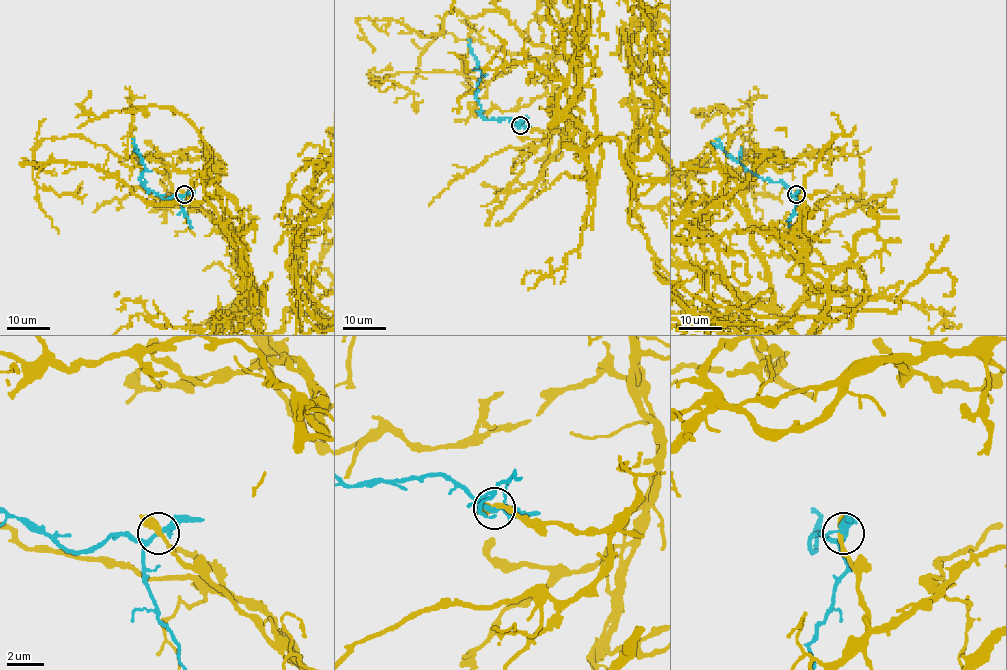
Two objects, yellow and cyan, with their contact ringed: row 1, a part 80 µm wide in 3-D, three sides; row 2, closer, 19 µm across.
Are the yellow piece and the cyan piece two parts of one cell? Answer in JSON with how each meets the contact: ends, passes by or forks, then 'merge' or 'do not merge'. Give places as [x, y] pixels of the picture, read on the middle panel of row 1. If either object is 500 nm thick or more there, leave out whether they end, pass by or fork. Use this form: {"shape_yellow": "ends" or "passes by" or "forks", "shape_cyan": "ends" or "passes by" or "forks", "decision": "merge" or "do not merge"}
{"shape_yellow": "passes by", "shape_cyan": "forks", "decision": "do not merge"}

